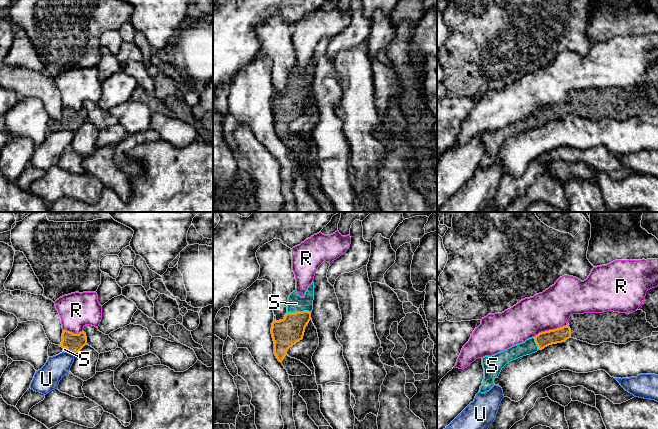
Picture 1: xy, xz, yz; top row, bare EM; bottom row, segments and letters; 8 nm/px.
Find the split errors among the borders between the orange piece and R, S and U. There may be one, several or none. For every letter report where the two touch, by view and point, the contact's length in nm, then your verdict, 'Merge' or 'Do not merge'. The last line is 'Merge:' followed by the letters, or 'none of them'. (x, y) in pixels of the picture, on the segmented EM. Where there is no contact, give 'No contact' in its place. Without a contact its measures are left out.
R: Touches orange at yz (551, 330). Shared border 300 nm. Do not merge
S: Touches orange at xz (298, 312). Shared border 190 nm. Merge
U: Touches orange at xy (70, 353). Shared border 70 nm. Do not merge
Merge: S

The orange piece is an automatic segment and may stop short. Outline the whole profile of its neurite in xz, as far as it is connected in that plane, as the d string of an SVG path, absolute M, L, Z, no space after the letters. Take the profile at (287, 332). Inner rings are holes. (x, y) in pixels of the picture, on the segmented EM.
M314 282L303 297L293 291L288 297L287 313L283 320L273 321L271 334L274 354L291 376L311 376L312 371L300 360L287 355L290 347L303 339L305 328L311 320L314 300Z

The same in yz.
M642 310L630 314L614 311L573 314L566 326L541 332L507 350L483 357L484 379L479 392L485 393L495 385L494 379L498 378L508 362L535 353L549 345L565 342L569 338L599 345L603 342L626 344L657 335L658 327L654 328L646 320L646 313Z

